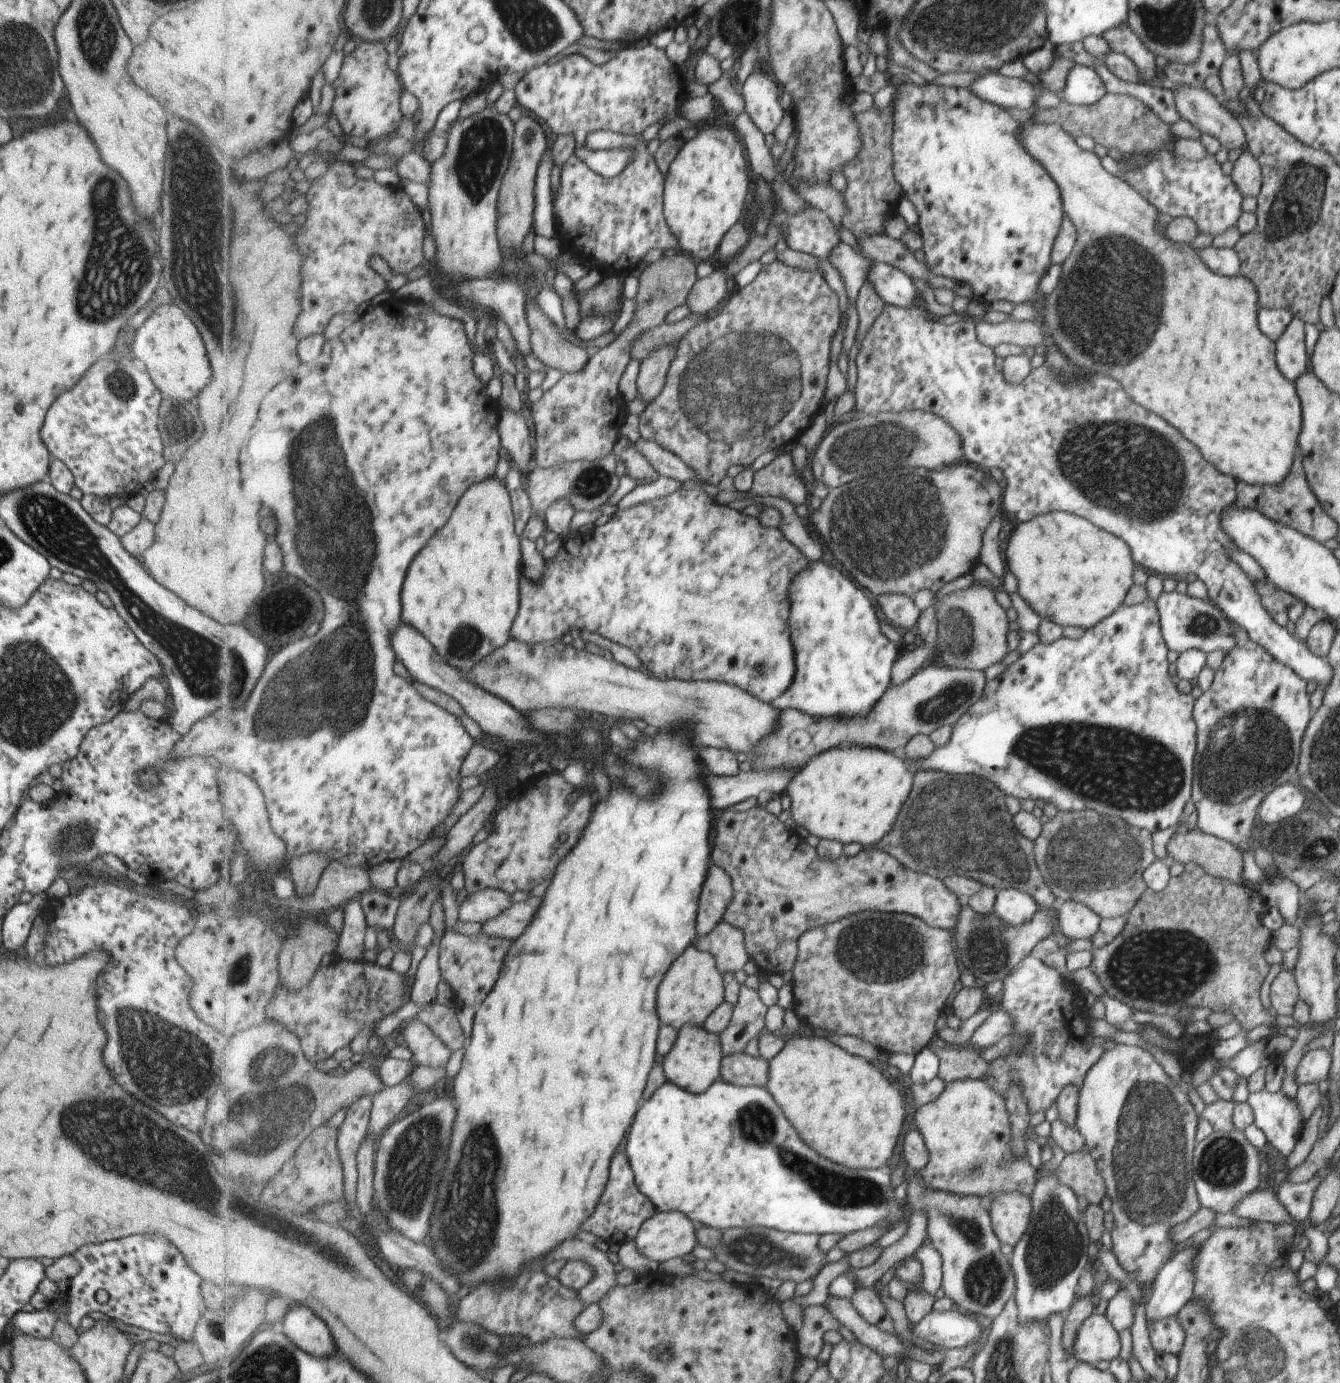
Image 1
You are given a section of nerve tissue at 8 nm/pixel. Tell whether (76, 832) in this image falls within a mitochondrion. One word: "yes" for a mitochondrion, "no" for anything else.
yes

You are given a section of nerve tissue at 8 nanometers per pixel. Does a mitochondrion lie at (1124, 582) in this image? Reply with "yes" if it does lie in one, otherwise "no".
no

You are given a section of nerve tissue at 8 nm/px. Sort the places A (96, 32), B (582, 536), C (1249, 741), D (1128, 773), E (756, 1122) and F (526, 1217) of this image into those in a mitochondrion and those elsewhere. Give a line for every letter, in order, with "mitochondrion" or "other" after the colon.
A: mitochondrion
B: other
C: mitochondrion
D: mitochondrion
E: mitochondrion
F: other

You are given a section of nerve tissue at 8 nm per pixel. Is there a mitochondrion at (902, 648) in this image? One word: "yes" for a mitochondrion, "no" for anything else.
no

